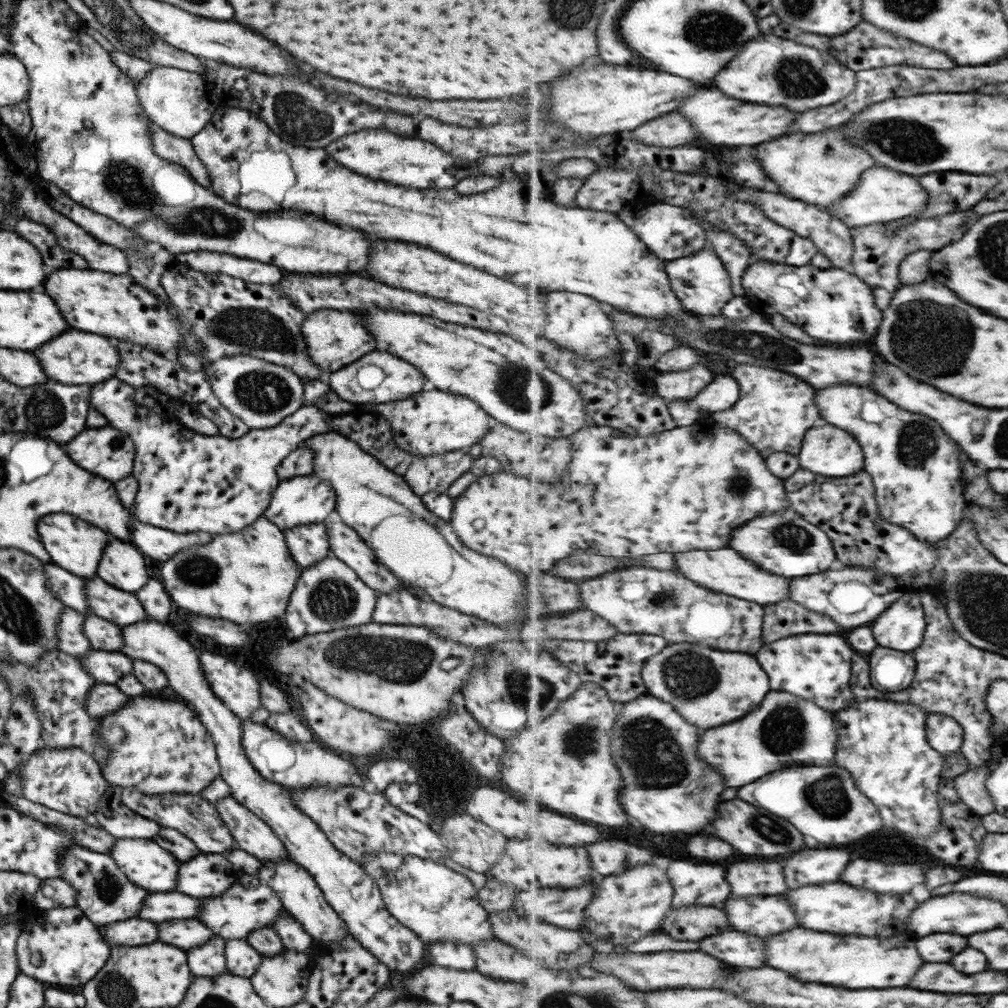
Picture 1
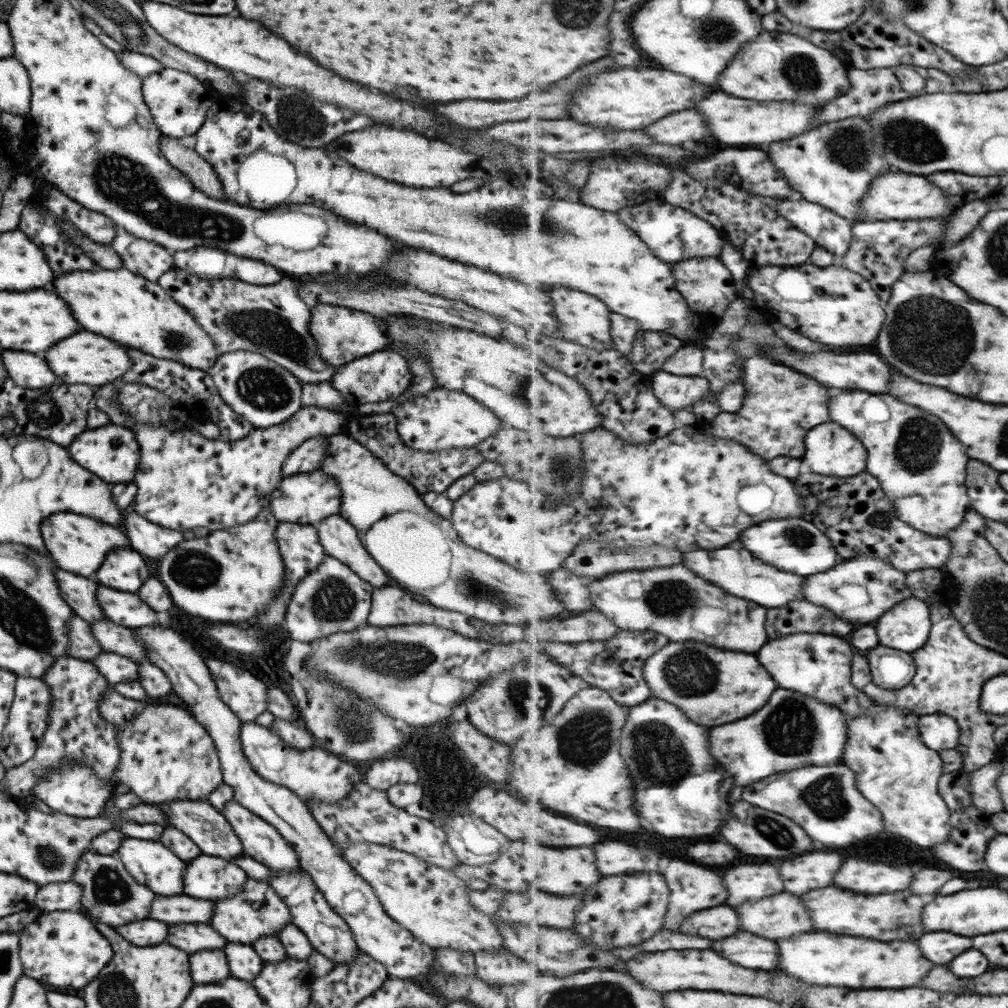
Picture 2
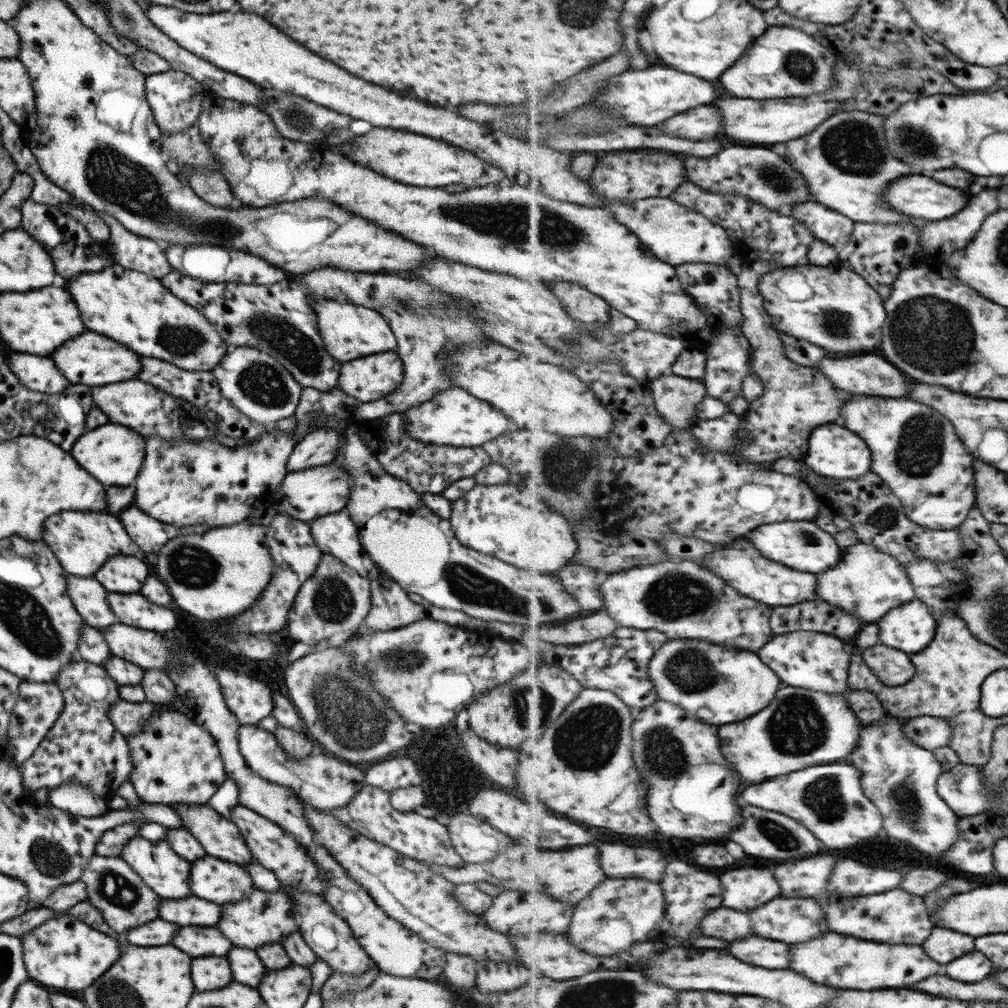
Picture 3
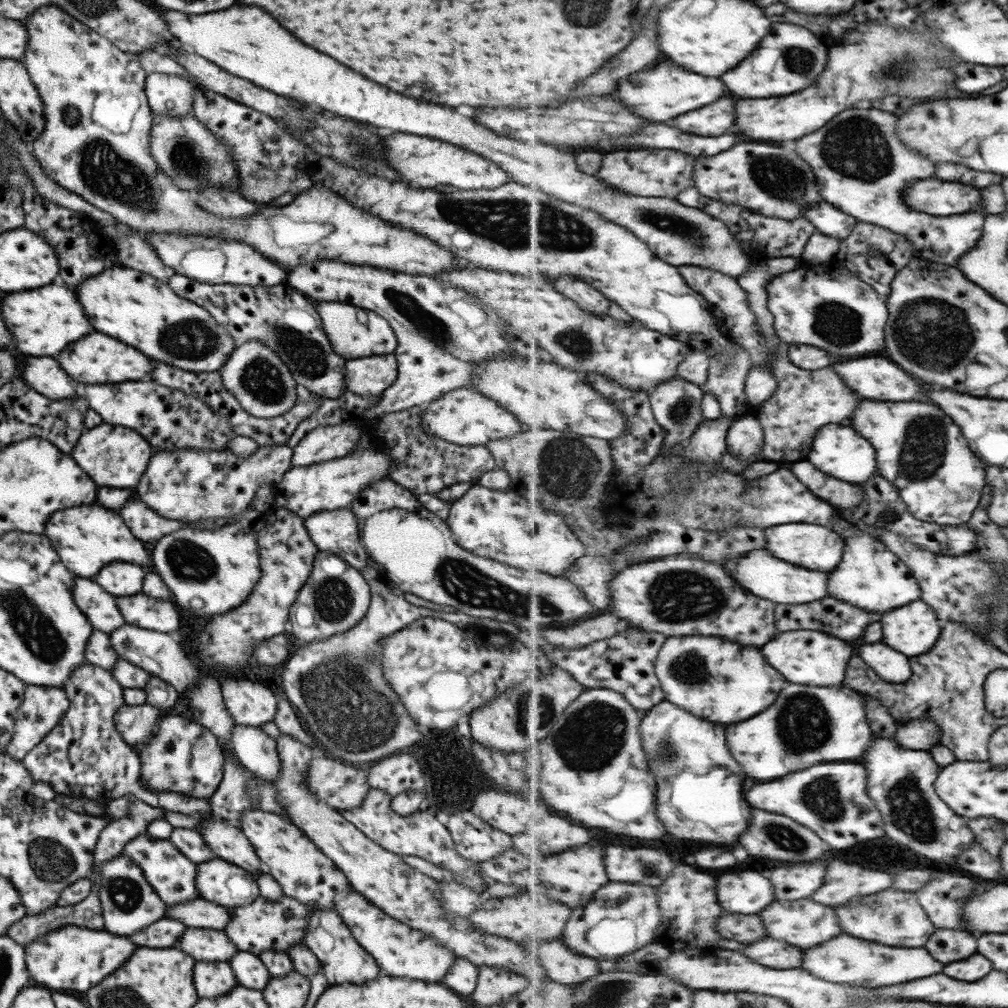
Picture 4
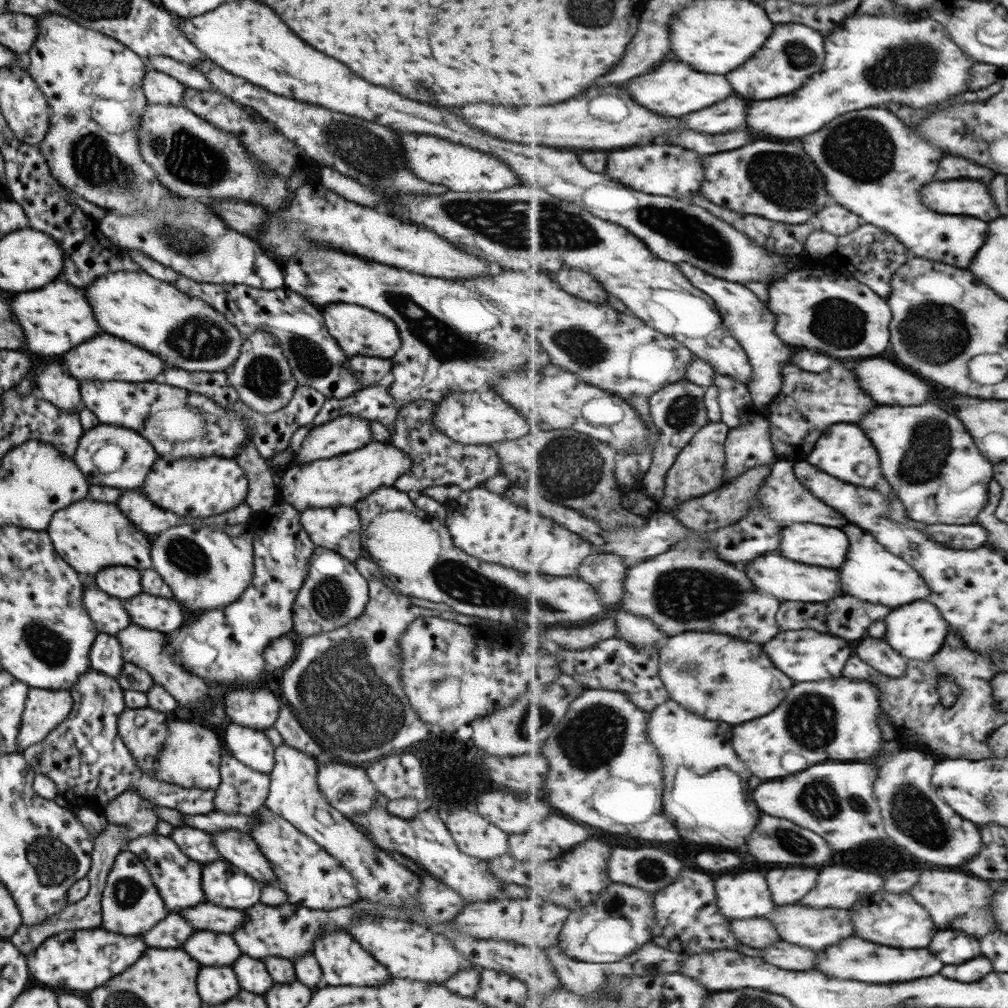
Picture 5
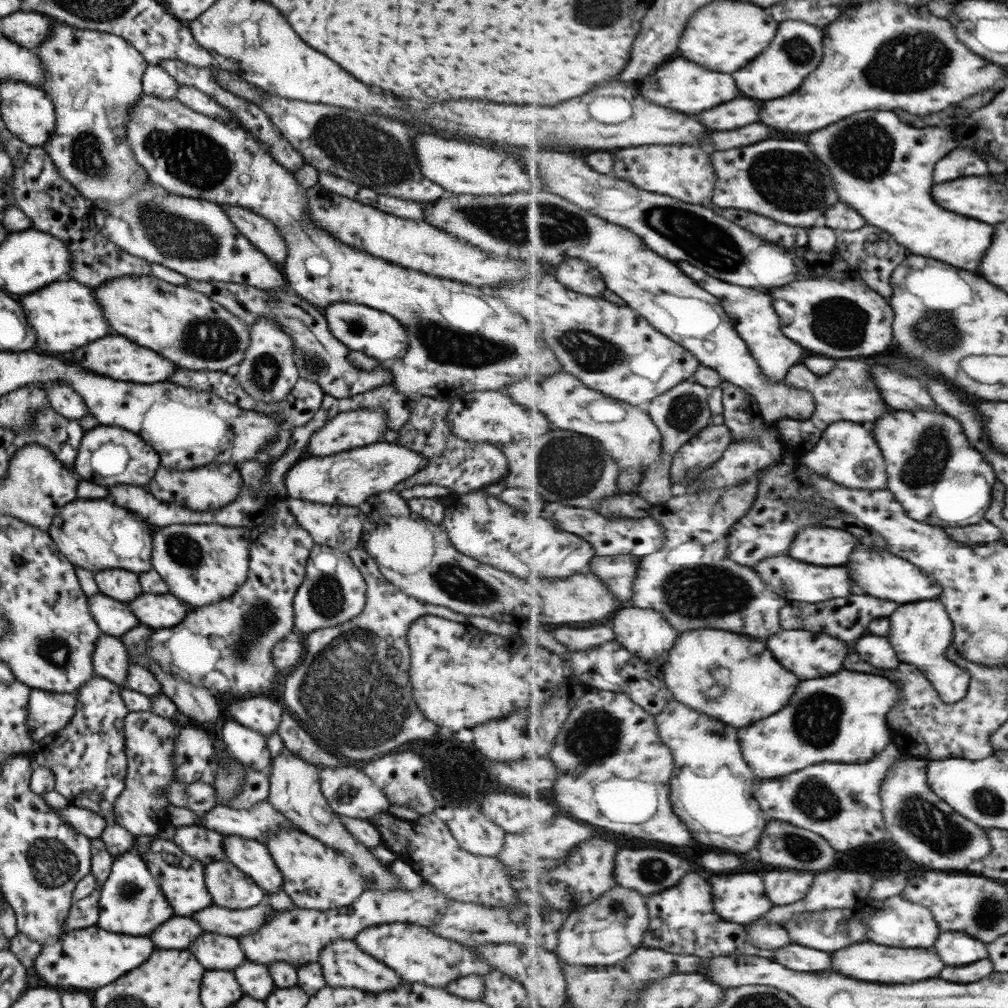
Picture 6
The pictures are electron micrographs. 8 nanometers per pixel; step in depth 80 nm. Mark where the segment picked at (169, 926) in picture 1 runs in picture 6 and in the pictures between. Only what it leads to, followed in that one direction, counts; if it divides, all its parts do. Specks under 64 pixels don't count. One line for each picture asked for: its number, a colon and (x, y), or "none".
2: (190, 938)
3: (196, 941)
4: (208, 945)
5: (209, 948)
6: (215, 952)

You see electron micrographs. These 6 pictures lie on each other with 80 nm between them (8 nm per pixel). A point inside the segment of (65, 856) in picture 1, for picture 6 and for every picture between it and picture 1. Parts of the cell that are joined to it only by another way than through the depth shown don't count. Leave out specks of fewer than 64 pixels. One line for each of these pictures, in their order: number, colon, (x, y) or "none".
2: (111, 896)
3: (122, 898)
4: (128, 903)
5: (129, 903)
6: (131, 902)

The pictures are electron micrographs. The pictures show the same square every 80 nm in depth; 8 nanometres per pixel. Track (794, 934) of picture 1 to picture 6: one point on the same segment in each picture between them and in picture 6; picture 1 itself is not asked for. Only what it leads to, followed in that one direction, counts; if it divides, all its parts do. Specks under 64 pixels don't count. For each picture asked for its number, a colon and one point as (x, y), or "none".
2: (825, 958)
3: (843, 961)
4: (846, 960)
5: (855, 959)
6: (873, 962)

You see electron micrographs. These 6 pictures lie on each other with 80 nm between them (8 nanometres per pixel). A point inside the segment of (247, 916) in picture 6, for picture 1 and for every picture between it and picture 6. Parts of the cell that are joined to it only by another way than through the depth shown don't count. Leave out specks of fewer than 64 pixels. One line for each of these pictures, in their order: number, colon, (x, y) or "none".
1: (157, 907)
2: (171, 909)
3: (188, 911)
4: (198, 913)
5: (206, 916)

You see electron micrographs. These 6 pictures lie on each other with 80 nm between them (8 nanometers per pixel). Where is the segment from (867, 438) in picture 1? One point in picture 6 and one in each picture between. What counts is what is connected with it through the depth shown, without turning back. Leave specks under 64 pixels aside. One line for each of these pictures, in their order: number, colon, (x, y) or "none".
2: (923, 469)
3: (916, 451)
4: (920, 450)
5: (928, 457)
6: (940, 479)

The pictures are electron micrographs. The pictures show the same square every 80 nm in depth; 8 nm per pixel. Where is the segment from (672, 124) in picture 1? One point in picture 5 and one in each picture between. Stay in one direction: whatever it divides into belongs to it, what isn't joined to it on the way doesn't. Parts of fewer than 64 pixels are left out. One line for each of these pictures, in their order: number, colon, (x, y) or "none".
2: (689, 125)
3: (705, 122)
4: (717, 119)
5: (730, 114)

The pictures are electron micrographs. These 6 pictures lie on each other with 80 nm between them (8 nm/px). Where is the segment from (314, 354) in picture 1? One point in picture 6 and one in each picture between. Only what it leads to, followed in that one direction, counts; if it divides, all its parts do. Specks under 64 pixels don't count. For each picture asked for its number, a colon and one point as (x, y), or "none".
2: (340, 334)
3: (348, 331)
4: (352, 332)
5: (357, 331)
6: (357, 327)

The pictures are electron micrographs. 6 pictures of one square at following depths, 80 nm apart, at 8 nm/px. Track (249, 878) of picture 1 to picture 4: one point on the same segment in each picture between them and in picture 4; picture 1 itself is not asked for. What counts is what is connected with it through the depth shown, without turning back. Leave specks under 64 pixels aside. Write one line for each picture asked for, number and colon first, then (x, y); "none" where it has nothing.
2: (255, 911)
3: (261, 917)
4: (261, 926)

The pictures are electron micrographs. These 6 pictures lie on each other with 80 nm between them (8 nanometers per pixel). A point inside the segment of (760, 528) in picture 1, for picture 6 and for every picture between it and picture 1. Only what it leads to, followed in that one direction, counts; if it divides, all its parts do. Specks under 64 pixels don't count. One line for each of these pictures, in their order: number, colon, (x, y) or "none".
2: (797, 546)
3: (803, 545)
4: (814, 546)
5: (809, 543)
6: (816, 544)

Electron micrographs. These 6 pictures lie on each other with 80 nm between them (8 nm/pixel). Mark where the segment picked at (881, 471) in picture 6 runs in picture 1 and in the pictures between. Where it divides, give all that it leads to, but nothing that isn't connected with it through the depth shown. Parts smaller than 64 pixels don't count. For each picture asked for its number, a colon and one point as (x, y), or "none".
1: (829, 450)
2: (831, 450)
3: (835, 451)
4: (840, 451)
5: (845, 451)

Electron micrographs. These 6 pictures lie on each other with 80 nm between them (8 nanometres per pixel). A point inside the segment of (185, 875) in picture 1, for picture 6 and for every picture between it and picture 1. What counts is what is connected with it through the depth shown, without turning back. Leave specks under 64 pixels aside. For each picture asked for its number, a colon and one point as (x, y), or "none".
2: (207, 877)
3: (210, 878)
4: (218, 881)
5: (223, 884)
6: (227, 886)

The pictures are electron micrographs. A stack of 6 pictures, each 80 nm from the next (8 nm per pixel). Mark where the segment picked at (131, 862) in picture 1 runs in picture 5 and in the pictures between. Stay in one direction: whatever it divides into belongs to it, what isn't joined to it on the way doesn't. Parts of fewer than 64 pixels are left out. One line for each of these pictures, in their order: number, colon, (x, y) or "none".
2: (149, 863)
3: (165, 873)
4: (168, 872)
5: (176, 878)

